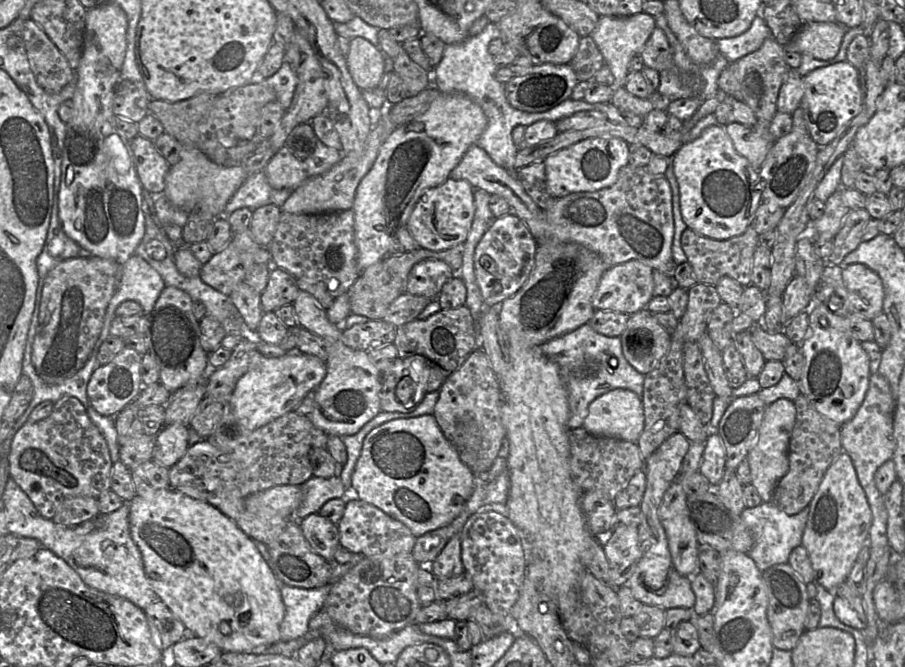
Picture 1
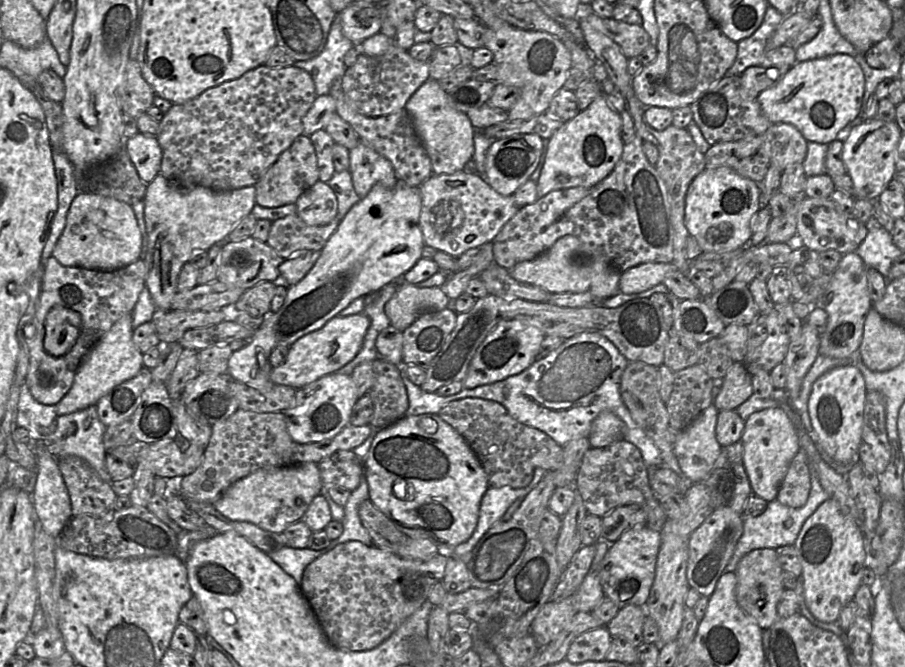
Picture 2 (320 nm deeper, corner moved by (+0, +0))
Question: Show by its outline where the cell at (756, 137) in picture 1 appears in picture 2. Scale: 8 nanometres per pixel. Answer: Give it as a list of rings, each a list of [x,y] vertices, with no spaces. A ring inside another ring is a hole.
[[[848,54],[830,56],[797,62],[775,85],[757,96],[764,115],[773,123],[788,123],[796,127],[807,142],[829,144],[835,139],[843,141],[847,129],[859,116],[864,96],[865,79],[859,63]]]

